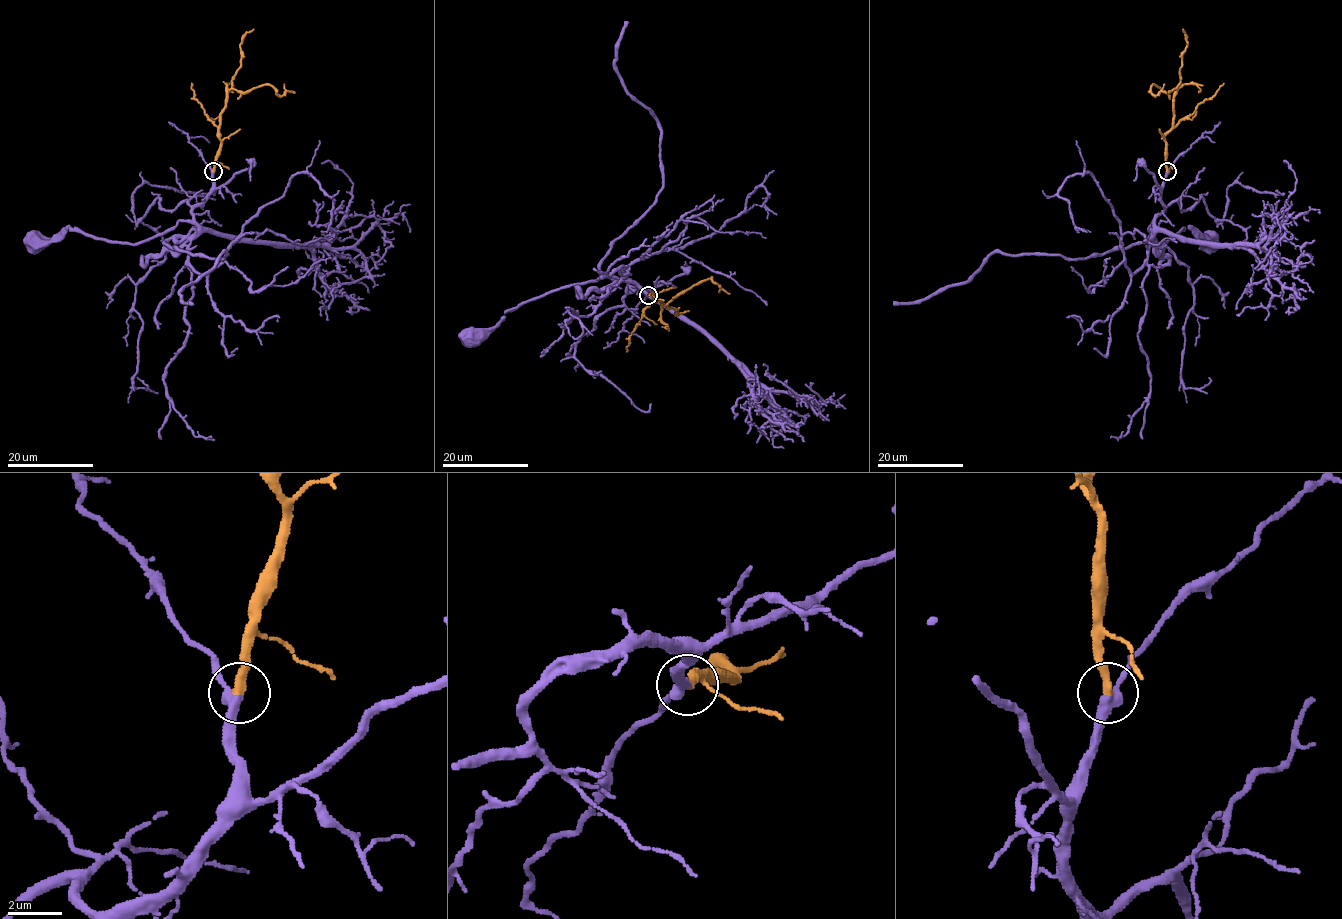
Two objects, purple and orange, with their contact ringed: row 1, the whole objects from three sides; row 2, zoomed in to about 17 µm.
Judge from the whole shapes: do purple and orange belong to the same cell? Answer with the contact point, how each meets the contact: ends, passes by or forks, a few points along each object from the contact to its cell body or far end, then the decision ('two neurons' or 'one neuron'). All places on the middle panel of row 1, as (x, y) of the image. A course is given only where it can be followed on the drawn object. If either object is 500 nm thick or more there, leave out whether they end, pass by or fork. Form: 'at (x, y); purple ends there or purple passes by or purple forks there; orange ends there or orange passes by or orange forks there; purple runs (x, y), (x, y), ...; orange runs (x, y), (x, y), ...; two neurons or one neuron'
at (648, 295); purple passes by; orange ends there; purple runs (648, 295), (647, 290), (627, 291), (626, 281), (600, 277), (520, 303), (484, 336), (471, 345), (470, 339); orange runs (649, 295), (654, 292), (654, 300), (665, 305), (707, 279), (730, 294); one neuron

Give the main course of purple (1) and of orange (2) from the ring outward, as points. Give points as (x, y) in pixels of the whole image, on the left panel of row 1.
1: (213, 171), (212, 191), (191, 220), (143, 241), (111, 242), (68, 228), (35, 242)
2: (214, 171), (221, 110), (230, 90), (248, 92), (263, 84), (280, 95), (295, 93)

